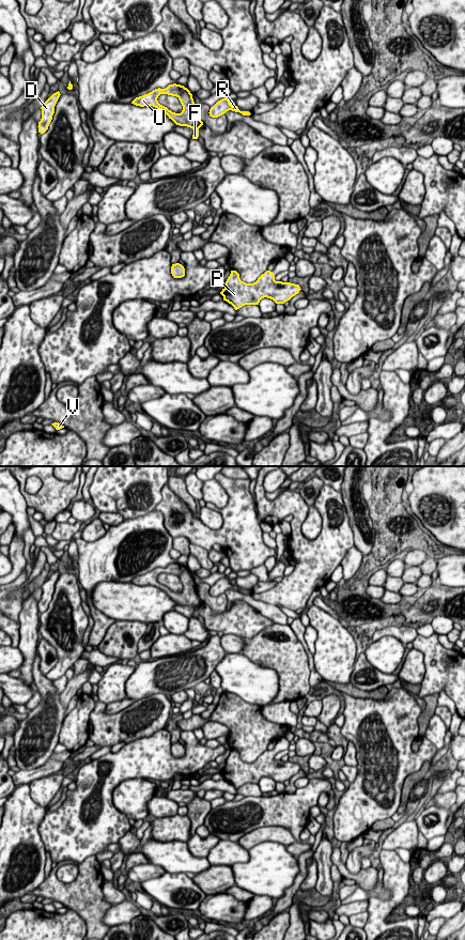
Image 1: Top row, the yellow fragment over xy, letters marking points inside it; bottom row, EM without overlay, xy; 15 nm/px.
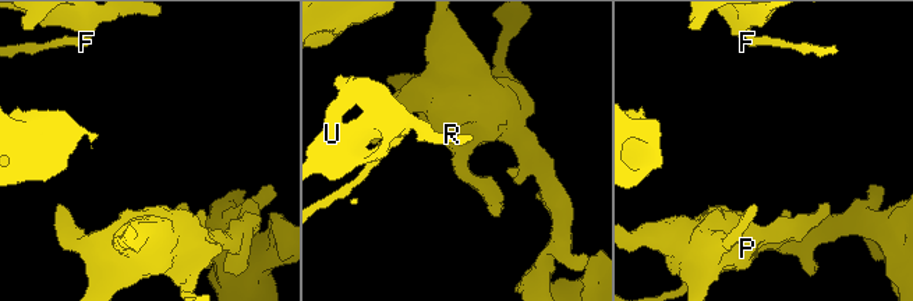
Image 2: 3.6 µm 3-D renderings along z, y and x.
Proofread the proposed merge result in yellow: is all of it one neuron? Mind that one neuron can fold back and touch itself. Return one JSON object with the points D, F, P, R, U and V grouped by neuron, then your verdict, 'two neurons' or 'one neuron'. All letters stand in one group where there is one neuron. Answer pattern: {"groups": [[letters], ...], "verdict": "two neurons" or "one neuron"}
{"groups": [["D", "P", "R", "U", "V"], ["F"]], "verdict": "two neurons"}

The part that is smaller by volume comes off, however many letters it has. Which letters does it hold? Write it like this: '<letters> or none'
F

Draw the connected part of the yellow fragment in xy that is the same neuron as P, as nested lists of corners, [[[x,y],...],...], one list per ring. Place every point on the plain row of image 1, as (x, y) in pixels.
[[[231,750],[220,773],[223,775],[223,780],[237,789],[245,784],[259,784],[264,776],[273,779],[276,783],[284,783],[300,769],[299,764],[276,760],[275,754],[270,750],[266,750],[253,762],[242,760],[239,753]]]

